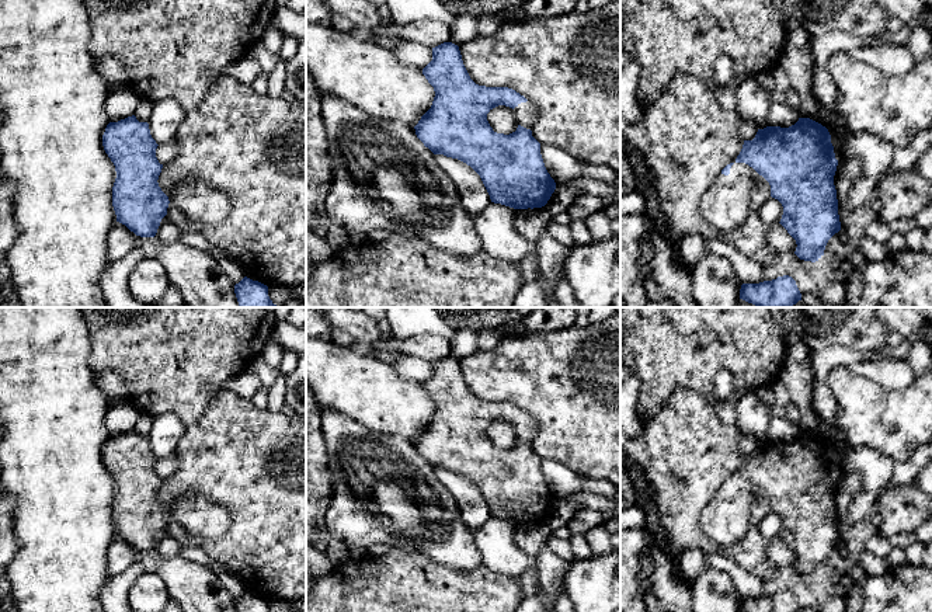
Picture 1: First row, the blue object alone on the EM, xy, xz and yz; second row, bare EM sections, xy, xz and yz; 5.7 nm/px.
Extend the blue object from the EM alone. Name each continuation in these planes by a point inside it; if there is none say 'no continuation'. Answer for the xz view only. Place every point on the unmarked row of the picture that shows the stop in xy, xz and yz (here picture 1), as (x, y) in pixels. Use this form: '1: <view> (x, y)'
1: xz (527, 427)

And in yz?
1: yz (726, 518)

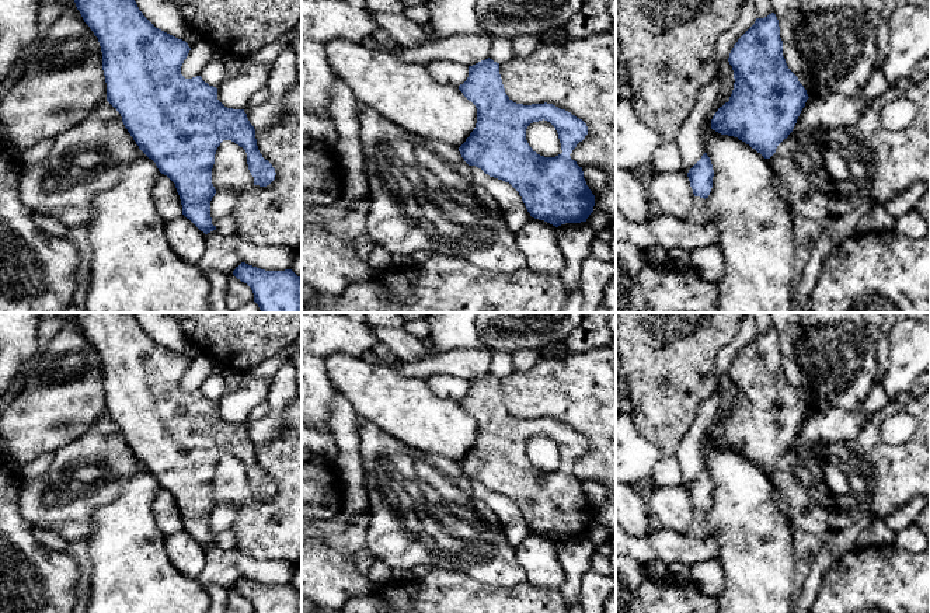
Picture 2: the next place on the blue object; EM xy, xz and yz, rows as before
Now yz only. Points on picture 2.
no continuation

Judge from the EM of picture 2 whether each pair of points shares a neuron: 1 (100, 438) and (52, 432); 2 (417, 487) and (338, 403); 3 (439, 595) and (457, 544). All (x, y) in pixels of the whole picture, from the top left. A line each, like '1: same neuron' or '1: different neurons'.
1: different neurons
2: different neurons
3: different neurons

